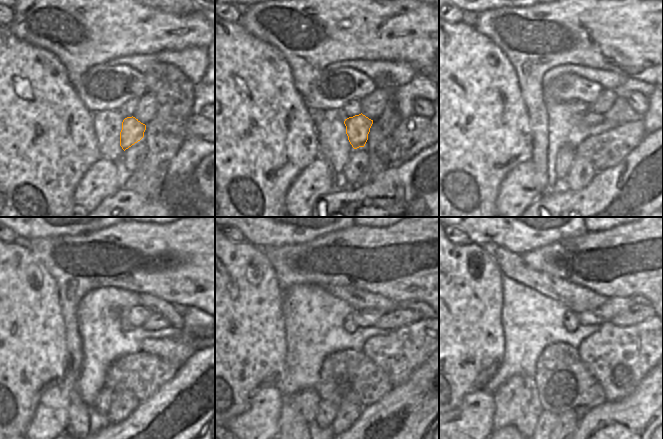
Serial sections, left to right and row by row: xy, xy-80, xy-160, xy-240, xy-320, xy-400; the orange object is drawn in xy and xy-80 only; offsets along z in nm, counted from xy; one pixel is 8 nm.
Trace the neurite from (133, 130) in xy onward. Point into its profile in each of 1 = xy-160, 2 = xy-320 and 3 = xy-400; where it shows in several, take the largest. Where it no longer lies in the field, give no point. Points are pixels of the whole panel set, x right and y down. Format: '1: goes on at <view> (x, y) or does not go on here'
1: goes on at xy-160 (589, 119)
2: goes on at xy-320 (399, 352)
3: goes on at xy-400 (619, 358)

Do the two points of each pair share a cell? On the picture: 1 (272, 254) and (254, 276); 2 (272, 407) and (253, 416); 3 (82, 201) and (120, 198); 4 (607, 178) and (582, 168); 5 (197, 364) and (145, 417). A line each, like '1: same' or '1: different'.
1: different
2: same
3: different
4: different
5: same

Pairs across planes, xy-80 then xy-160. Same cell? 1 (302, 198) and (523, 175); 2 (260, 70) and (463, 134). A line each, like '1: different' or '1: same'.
1: same
2: same

